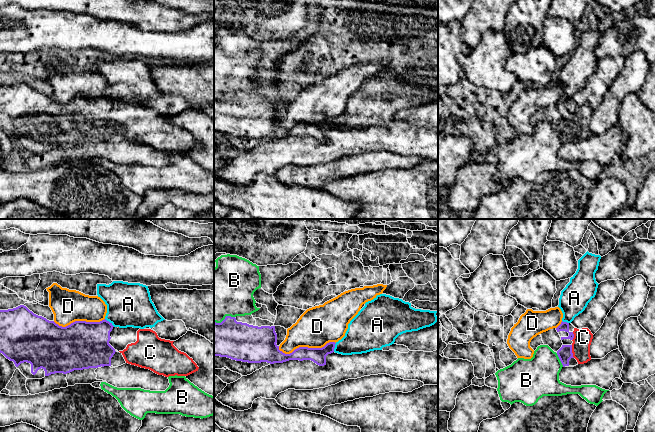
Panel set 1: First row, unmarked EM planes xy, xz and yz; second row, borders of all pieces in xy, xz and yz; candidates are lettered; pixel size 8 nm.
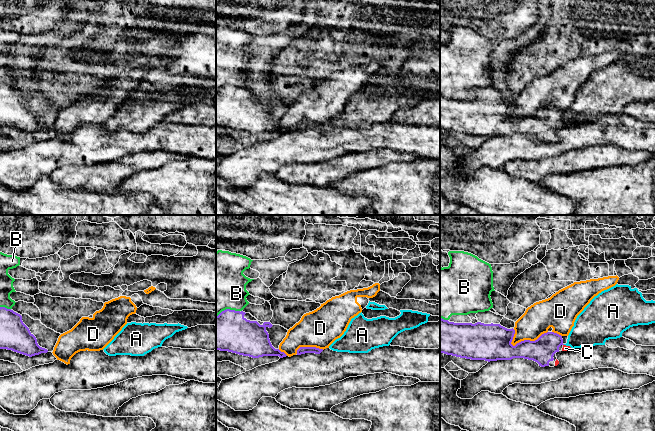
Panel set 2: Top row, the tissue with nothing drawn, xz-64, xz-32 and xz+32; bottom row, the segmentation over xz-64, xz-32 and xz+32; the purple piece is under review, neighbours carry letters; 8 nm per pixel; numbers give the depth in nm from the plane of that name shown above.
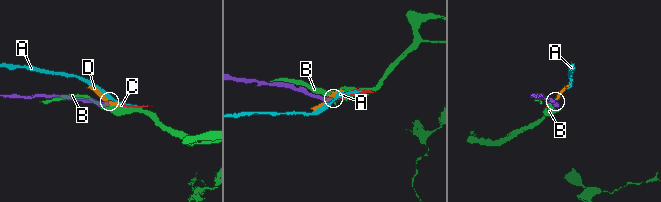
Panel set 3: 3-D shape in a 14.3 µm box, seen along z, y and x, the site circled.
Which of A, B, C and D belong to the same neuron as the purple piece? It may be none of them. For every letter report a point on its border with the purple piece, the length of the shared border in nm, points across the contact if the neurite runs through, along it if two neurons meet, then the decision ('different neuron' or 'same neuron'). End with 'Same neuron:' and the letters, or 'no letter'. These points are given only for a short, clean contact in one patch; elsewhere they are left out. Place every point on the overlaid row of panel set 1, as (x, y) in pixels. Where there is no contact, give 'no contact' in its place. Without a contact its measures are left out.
A: contact xy (109, 322); length 100 nm; border xy (105, 318), (114, 326); different neuron
B: contact yz (560, 360); length 130 nm; different neuron
C: contact yz (571, 351); length 110 nm; way yz (564, 353), (571, 351), (583, 337); same neuron
D: contact xz (306, 347); length 460 nm; different neuron
Same neuron: C

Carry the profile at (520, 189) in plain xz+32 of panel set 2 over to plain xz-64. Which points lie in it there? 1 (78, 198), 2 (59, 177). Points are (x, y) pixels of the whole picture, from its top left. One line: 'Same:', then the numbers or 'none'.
Same: 1

